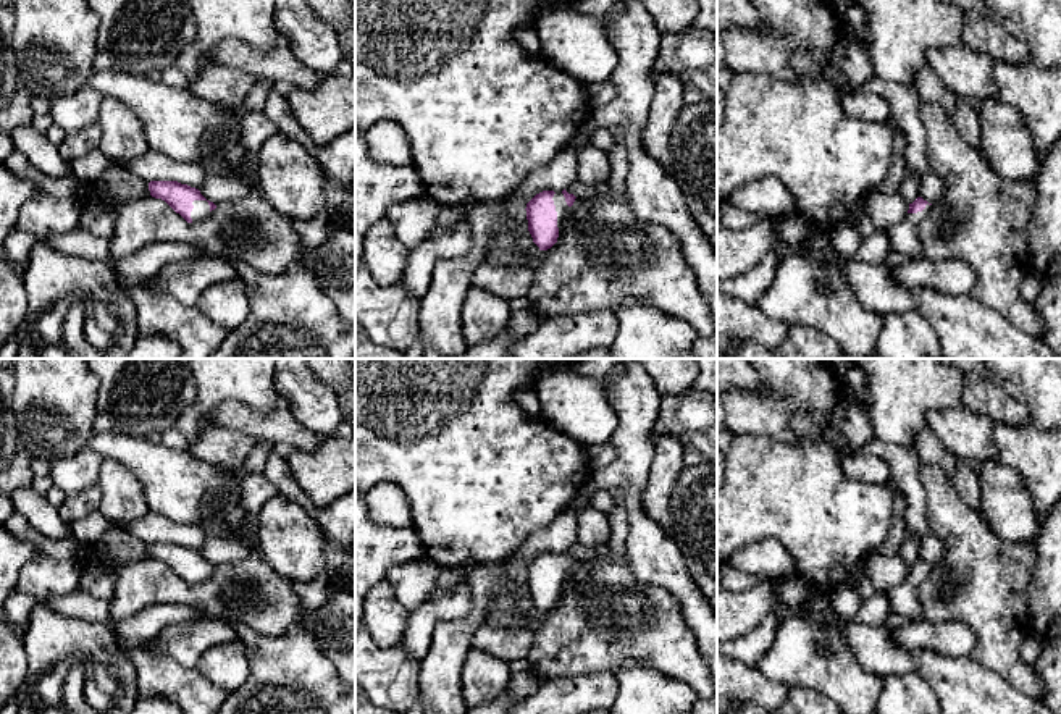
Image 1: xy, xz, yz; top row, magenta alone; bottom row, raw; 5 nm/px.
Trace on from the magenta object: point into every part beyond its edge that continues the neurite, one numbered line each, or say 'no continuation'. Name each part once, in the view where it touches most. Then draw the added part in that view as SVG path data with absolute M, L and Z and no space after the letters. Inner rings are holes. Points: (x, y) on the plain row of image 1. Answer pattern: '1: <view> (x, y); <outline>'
1: xy (201, 572); M194 562L194 570L191 573L192 585L200 585L210 578L210 567L207 562Z

